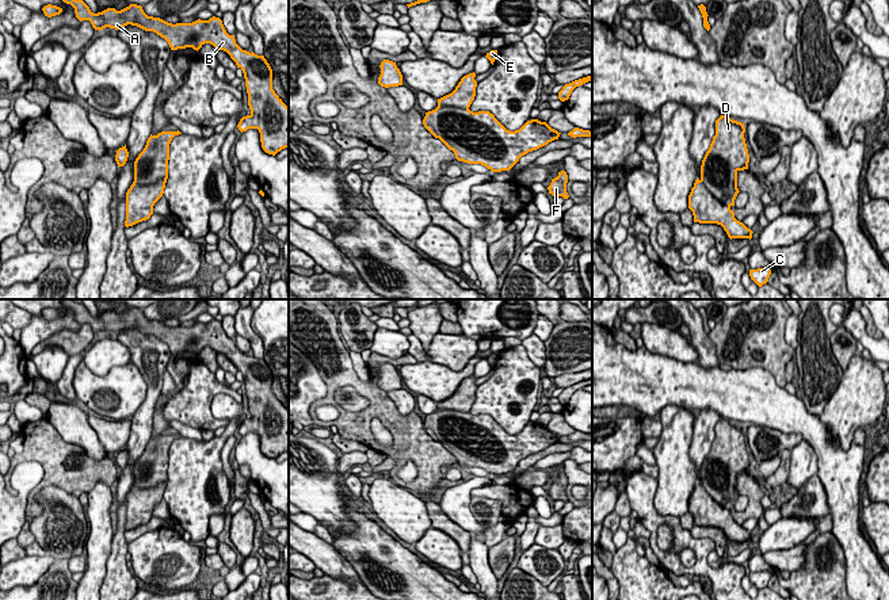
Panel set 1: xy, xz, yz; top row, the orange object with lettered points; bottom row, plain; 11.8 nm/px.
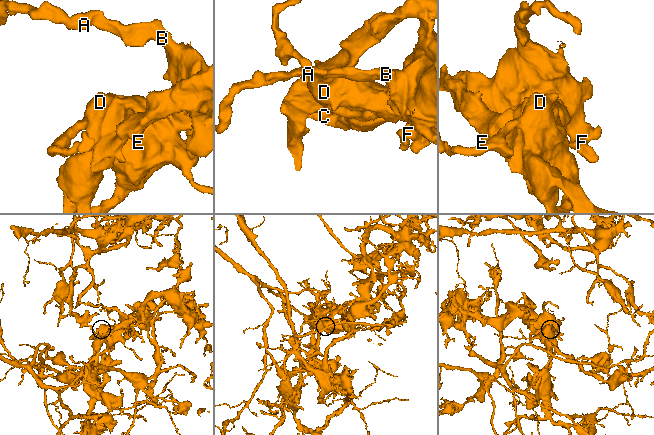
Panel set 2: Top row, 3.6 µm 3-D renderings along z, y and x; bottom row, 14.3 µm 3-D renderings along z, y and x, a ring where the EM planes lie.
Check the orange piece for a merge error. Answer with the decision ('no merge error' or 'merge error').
merge error

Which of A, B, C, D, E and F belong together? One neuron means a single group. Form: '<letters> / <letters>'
A B E F / C D

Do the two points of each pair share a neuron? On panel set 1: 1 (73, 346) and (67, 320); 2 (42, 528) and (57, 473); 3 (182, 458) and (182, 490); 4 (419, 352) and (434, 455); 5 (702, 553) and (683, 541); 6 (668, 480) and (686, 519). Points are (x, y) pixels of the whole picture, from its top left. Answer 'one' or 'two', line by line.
1: two
2: two
3: one
4: two
5: one
6: two

